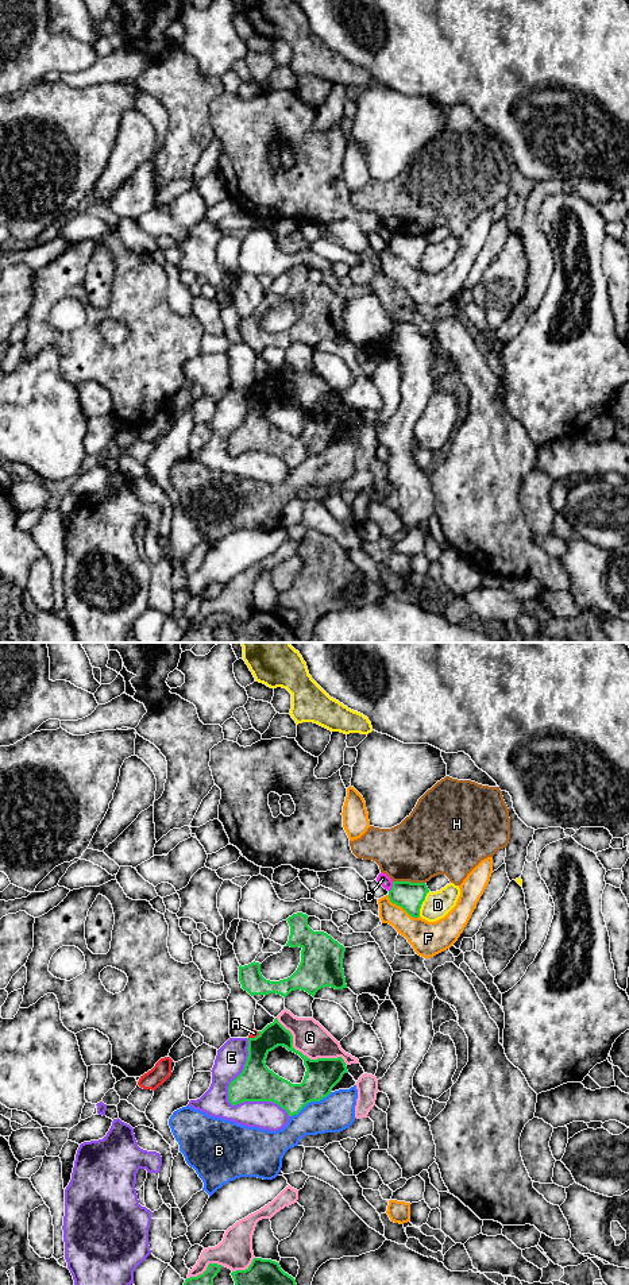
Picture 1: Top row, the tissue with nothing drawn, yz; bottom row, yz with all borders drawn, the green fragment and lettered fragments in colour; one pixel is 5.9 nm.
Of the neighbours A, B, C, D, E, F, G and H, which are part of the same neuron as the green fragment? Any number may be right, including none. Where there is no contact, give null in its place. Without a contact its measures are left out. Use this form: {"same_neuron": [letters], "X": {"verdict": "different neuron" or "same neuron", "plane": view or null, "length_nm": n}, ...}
{"same_neuron": [], "A": {"verdict": "different neuron", "plane": "yz", "length_nm": 80}, "B": {"verdict": "different neuron", "plane": "yz", "length_nm": 280}, "C": {"verdict": "different neuron", "plane": "yz", "length_nm": 70}, "D": {"verdict": "different neuron", "plane": "yz", "length_nm": 170}, "E": {"verdict": "different neuron", "plane": "yz", "length_nm": 550}, "F": {"verdict": "different neuron", "plane": "yz", "length_nm": 240}, "G": {"verdict": "different neuron", "plane": "yz", "length_nm": 500}, "H": {"verdict": "different neuron", "plane": "yz", "length_nm": 190}}

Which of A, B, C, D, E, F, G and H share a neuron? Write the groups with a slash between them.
A / B / C / D / E / F / G / H

